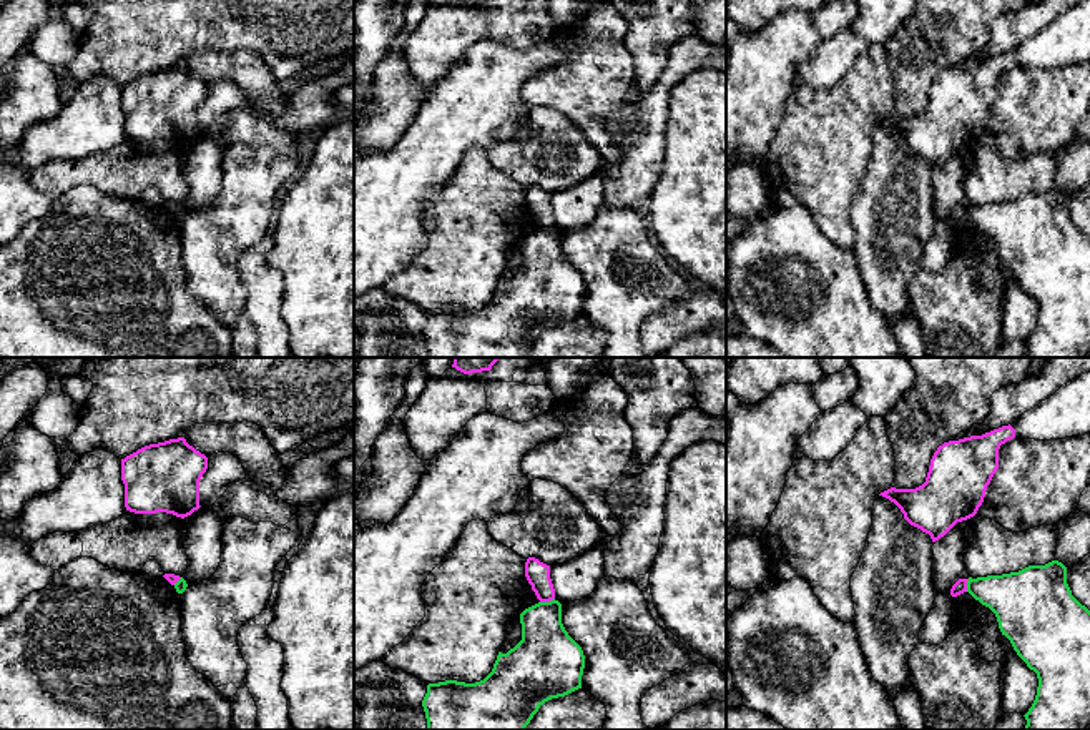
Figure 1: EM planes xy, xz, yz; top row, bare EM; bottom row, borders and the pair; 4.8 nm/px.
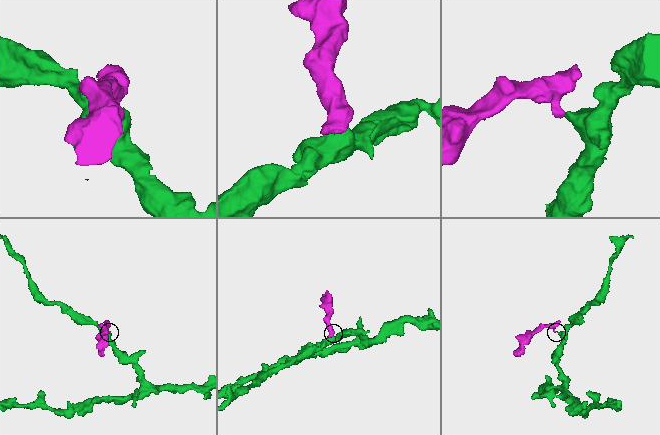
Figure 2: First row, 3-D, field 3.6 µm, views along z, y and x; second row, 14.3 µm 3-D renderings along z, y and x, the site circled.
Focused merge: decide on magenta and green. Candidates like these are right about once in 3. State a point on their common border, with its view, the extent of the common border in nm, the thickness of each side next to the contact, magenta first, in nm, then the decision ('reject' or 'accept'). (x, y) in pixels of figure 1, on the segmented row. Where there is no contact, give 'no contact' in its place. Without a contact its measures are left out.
xz (547, 601) | 80 nm | 120/280 nm | reject

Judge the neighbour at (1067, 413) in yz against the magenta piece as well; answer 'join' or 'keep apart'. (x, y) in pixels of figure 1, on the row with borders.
join

